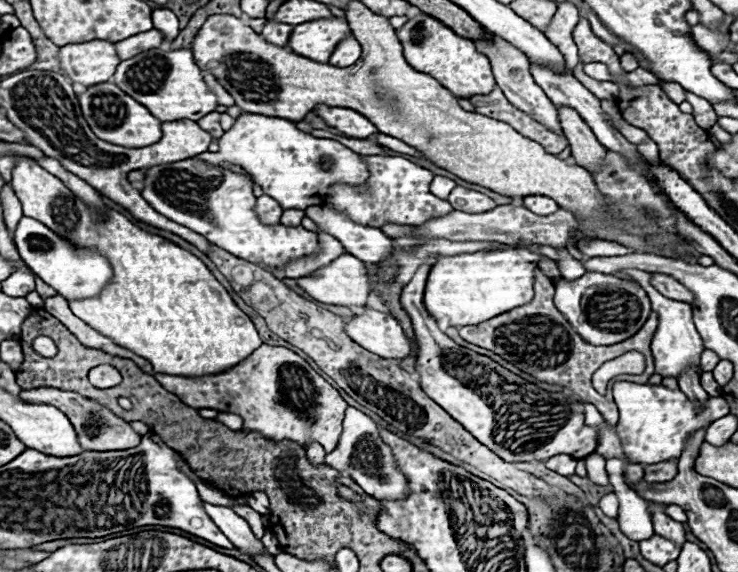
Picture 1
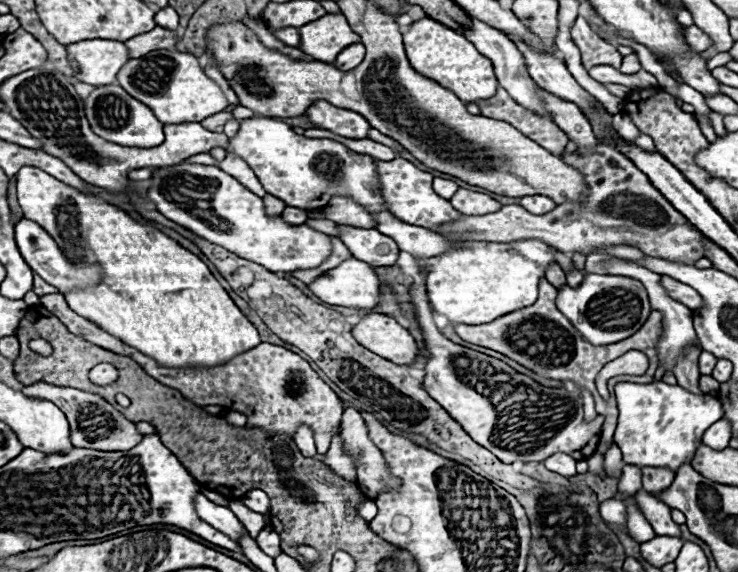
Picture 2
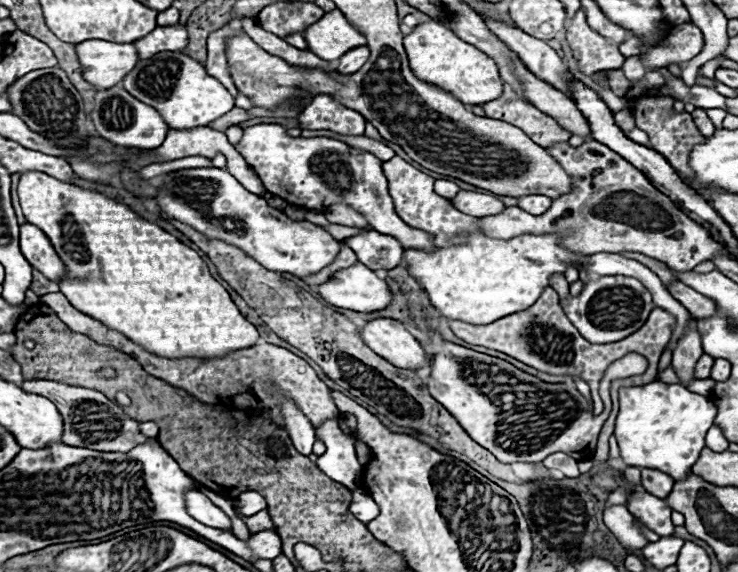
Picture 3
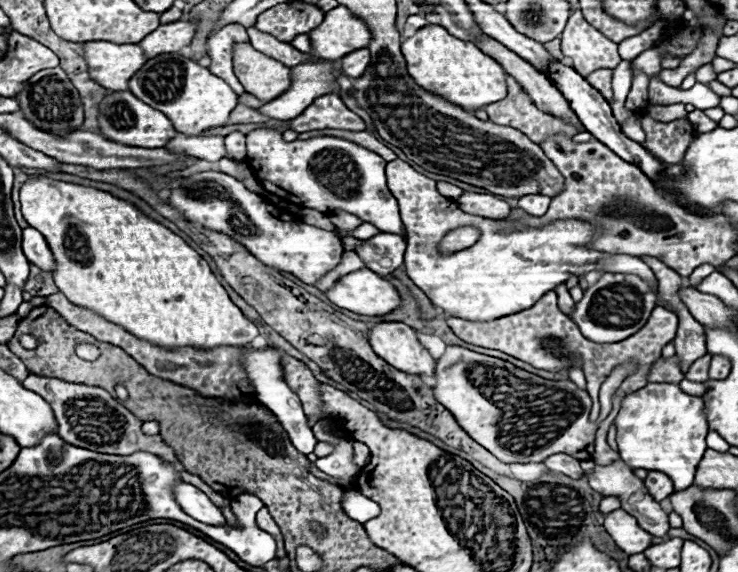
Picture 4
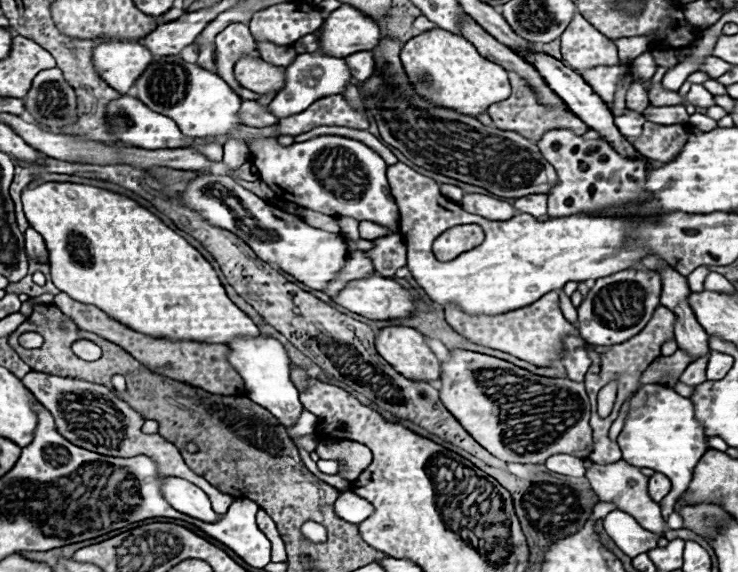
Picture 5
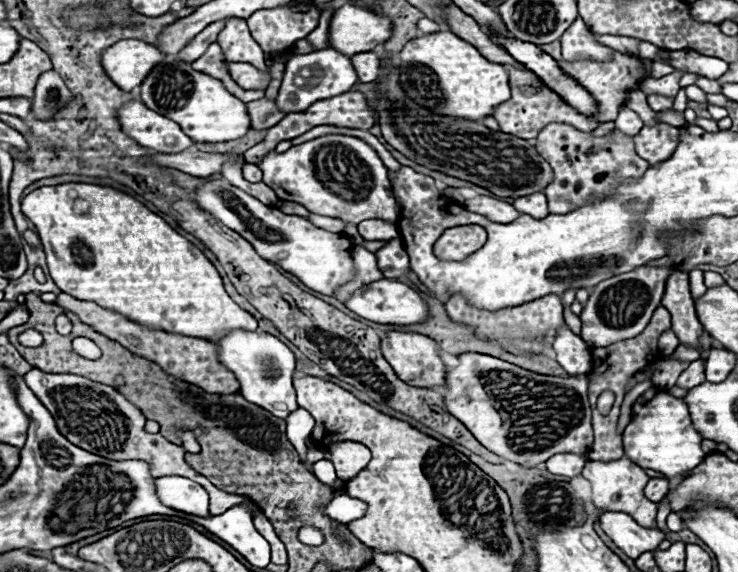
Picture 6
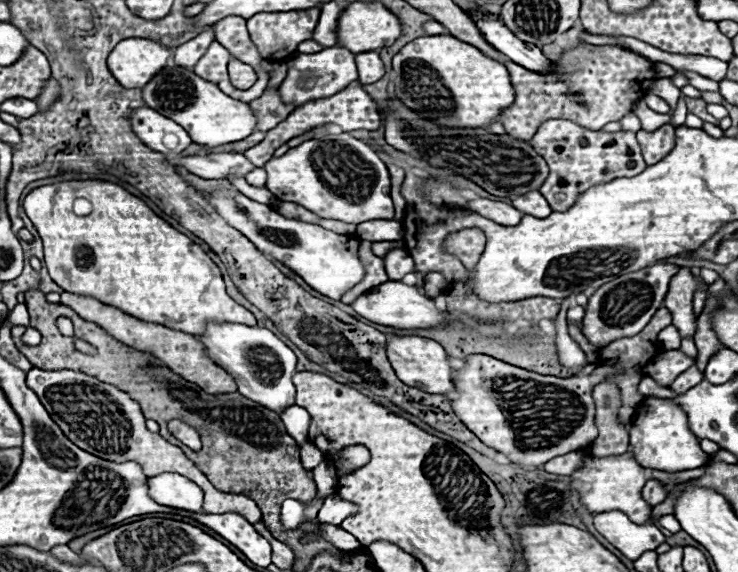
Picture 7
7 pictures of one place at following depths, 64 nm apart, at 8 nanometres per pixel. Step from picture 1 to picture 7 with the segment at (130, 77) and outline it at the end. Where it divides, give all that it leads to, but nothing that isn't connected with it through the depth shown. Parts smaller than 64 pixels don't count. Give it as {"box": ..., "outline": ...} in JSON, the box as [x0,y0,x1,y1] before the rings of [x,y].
{"box":[142,66,256,148],"outline":[[[182,66],[162,68],[162,72],[158,72],[142,88],[142,98],[148,108],[180,124],[190,134],[192,142],[200,146],[214,148],[214,146],[238,142],[256,130],[256,116],[252,114],[248,104],[230,98],[218,88],[218,84],[204,80],[196,76],[192,70],[182,68]]]}

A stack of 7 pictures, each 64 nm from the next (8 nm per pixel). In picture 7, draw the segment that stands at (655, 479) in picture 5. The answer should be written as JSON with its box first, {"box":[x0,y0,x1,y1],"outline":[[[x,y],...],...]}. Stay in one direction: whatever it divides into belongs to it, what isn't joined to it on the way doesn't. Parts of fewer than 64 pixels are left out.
{"box":[642,480,668,506],"outline":[[[648,480],[646,486],[642,488],[642,496],[644,496],[644,500],[650,502],[652,506],[660,504],[660,502],[666,498],[666,494],[668,494],[668,490],[666,490],[664,484],[658,482],[658,480]]]}

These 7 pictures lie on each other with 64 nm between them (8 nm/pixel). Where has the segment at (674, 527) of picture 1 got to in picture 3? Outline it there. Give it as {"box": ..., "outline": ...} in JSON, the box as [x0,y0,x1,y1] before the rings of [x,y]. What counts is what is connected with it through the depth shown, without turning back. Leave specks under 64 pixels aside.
{"box":[626,486,674,536],"outline":[[[638,486],[638,500],[626,502],[626,508],[648,528],[652,528],[658,536],[674,534],[674,524],[670,520],[670,508],[664,500],[648,494],[644,488]]]}

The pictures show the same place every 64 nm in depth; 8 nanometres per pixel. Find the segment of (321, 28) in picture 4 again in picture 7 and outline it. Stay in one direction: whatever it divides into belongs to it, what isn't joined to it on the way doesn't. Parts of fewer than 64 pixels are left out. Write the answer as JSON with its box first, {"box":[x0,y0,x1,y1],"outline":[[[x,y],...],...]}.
{"box":[336,2,400,52],"outline":[[[352,2],[336,24],[338,44],[350,52],[372,52],[394,44],[400,36],[398,18],[378,2]]]}

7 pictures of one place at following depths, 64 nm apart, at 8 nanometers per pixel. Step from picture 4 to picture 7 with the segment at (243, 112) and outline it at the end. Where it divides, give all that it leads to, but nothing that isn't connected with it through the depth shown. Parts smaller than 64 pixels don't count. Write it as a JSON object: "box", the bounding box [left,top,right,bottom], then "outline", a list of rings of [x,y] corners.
{"box":[250,90,294,132],"outline":[[[266,90],[258,100],[250,102],[254,116],[258,118],[258,130],[268,132],[270,128],[278,126],[294,108],[280,100],[278,90]]]}

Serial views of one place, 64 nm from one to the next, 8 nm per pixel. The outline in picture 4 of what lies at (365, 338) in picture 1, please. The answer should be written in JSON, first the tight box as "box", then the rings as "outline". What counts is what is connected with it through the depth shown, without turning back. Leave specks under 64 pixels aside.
{"box":[368,322,436,374],"outline":[[[378,322],[368,332],[374,352],[390,366],[408,374],[434,374],[436,360],[418,342],[414,330],[402,322]]]}

